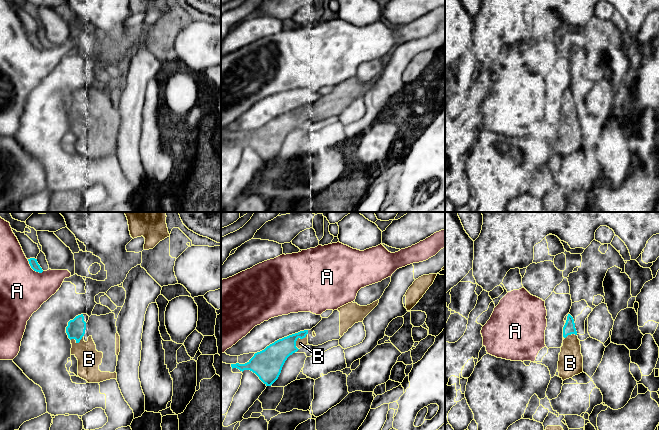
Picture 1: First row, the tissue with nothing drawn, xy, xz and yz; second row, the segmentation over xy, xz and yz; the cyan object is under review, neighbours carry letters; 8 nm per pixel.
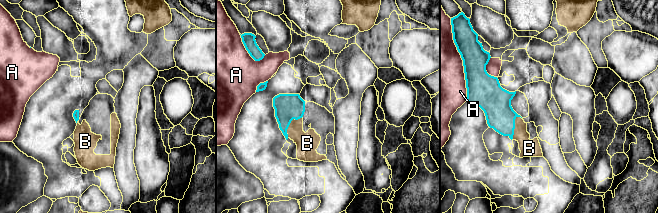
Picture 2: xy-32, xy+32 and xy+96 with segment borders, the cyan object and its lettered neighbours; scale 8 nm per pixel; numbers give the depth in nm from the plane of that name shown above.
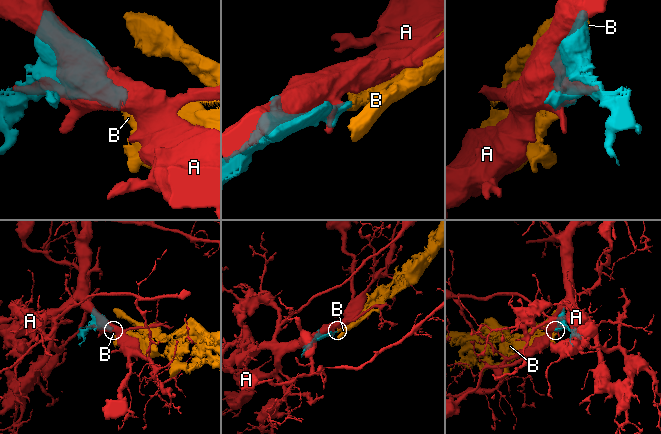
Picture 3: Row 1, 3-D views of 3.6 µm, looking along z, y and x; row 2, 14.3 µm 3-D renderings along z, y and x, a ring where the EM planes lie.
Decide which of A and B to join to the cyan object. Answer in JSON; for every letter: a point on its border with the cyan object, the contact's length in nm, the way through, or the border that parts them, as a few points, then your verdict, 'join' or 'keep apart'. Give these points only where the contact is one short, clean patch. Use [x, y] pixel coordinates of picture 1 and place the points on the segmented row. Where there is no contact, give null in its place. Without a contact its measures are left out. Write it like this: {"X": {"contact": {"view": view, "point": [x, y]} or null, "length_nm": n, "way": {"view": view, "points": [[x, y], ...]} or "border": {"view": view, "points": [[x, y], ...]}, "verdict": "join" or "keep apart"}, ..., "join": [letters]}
{"A": {"contact": {"view": "xy", "point": [33, 269]}, "length_nm": 170, "verdict": "keep apart"}, "B": {"contact": {"view": "xz", "point": [297, 338]}, "length_nm": 150, "verdict": "join"}, "join": ["B"]}

